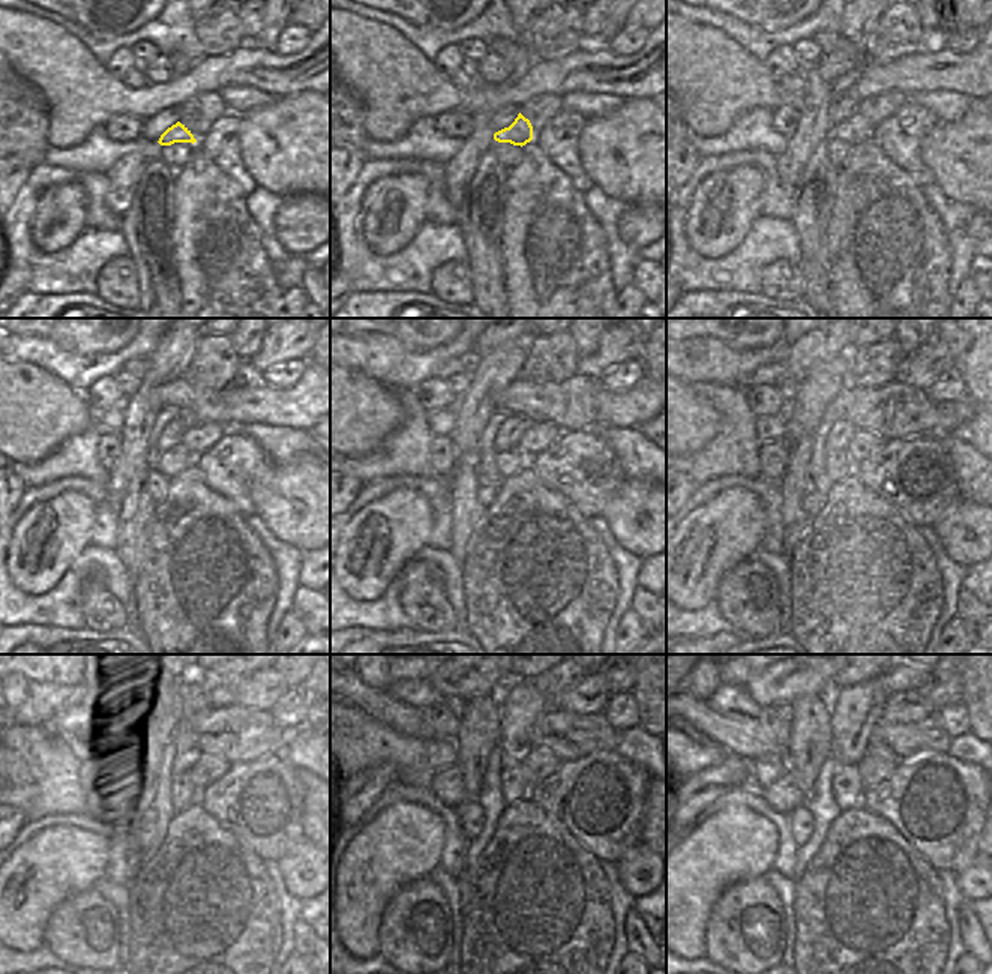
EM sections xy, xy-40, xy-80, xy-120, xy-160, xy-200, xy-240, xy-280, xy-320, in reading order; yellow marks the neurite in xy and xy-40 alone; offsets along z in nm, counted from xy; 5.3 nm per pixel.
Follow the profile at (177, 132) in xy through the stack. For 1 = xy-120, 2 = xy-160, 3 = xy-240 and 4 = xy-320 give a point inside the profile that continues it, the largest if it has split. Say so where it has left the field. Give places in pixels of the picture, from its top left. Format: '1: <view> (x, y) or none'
1: xy-120 (185, 461)
2: xy-160 (520, 462)
3: xy-240 (179, 787)
4: xy-320 (848, 790)

